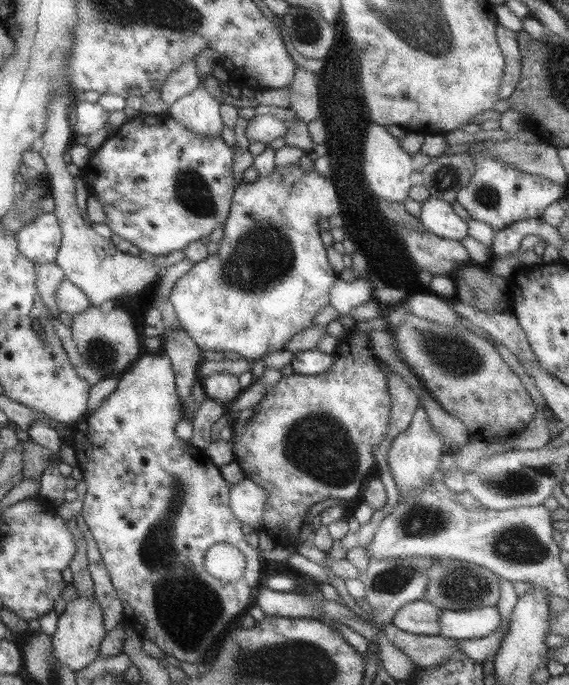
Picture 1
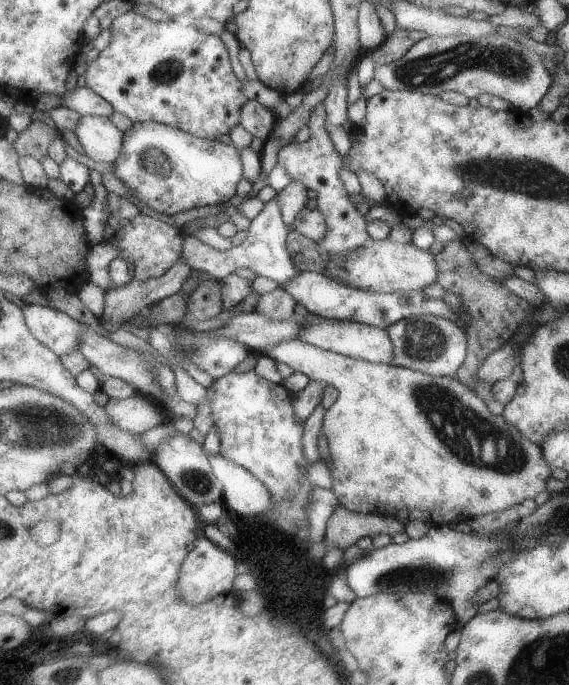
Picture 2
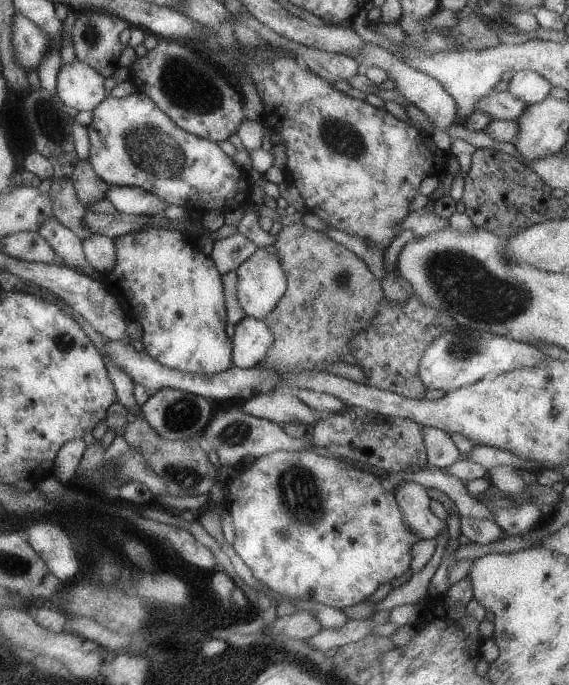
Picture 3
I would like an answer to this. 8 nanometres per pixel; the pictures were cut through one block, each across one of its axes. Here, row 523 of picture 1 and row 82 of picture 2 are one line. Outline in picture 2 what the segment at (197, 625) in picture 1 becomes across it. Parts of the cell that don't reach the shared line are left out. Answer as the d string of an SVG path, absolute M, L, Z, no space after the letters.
M138 9L112 18L111 30L110 44L100 51L96 60L89 62L83 76L86 82L84 86L102 96L116 112L133 122L158 122L203 139L217 141L221 136L230 134L234 126L241 124L242 106L247 98L242 82L232 71L228 48L218 35L208 35L172 20L153 21L144 18Z

